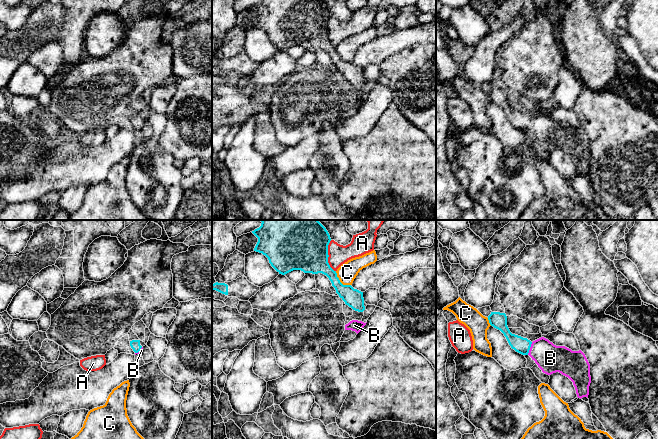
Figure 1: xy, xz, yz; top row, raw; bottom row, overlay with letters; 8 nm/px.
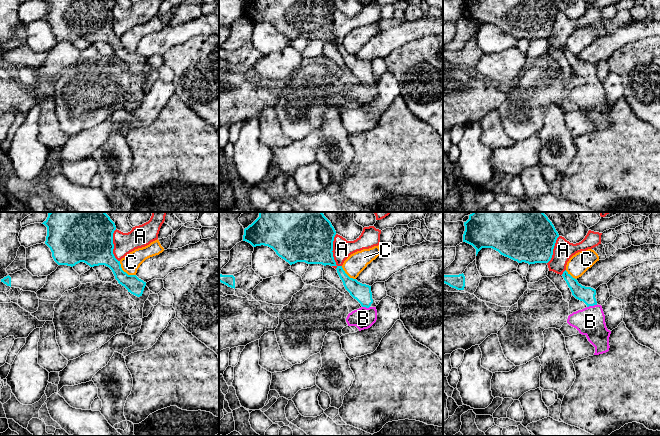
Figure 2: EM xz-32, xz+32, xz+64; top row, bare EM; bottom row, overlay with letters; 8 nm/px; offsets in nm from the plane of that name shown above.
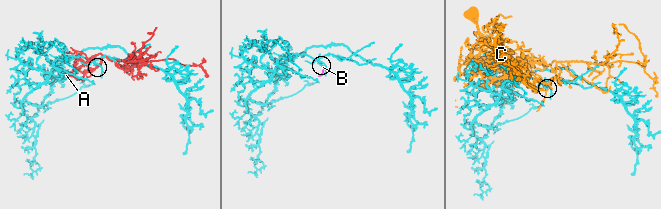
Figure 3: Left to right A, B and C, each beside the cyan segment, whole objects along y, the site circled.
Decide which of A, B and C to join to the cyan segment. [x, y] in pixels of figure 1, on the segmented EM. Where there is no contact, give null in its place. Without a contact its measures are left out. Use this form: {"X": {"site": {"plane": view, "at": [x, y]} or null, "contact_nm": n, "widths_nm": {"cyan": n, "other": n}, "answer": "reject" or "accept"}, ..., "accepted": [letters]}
{"A": {"site": {"plane": "xz", "at": [328, 256]}, "contact_nm": 260, "widths_nm": {"cyan": 440, "other": 160}, "answer": "reject"}, "B": {"site": {"plane": "yz", "at": [529, 348]}, "contact_nm": 110, "widths_nm": {"cyan": 130, "other": 220}, "answer": "accept"}, "C": {"site": {"plane": "xz", "at": [339, 281]}, "contact_nm": 170, "widths_nm": {"cyan": 200, "other": 160}, "answer": "reject"}, "accepted": ["B"]}

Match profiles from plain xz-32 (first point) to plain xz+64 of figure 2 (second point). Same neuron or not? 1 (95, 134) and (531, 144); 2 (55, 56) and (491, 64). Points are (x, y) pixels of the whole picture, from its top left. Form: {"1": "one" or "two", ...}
{"1": "one", "2": "one"}

